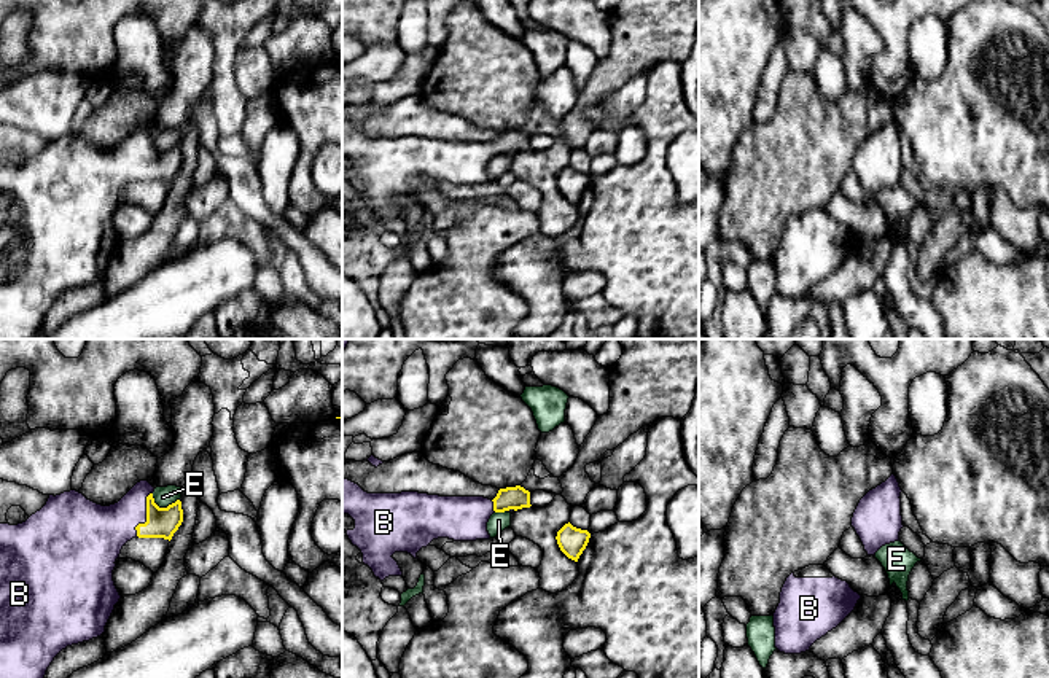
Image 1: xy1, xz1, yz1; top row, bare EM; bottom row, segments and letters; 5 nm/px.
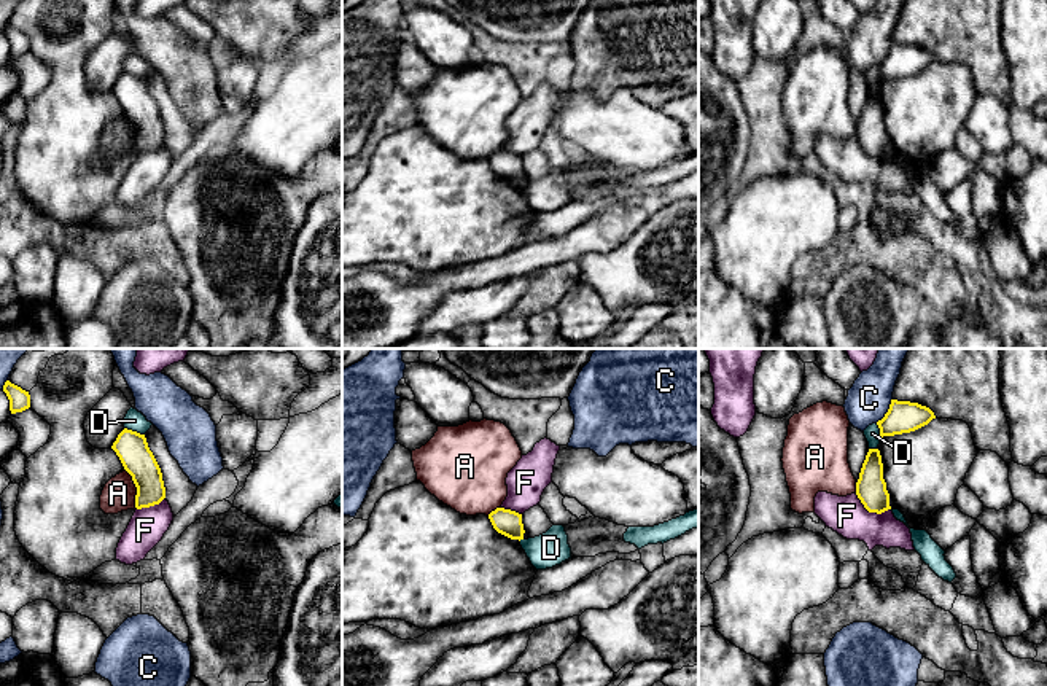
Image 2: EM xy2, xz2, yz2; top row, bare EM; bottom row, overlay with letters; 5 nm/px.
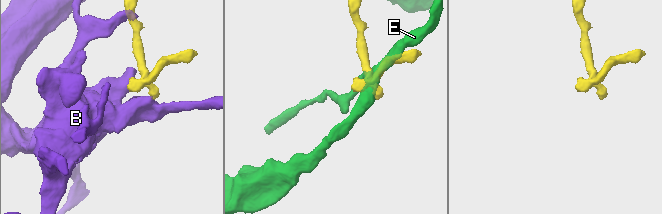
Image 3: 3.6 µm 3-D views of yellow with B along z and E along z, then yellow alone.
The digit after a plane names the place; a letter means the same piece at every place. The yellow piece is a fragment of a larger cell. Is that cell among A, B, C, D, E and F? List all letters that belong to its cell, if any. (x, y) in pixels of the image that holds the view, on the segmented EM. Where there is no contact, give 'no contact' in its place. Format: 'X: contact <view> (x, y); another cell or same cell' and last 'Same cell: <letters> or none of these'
A: contact xy2 (137, 489); another cell
B: contact xy1 (147, 516); same cell
C: contact yz2 (888, 411); another cell
D: contact xy2 (134, 432); another cell
E: contact xy1 (163, 508); another cell
F: contact yz2 (871, 511); another cell
Same cell: B

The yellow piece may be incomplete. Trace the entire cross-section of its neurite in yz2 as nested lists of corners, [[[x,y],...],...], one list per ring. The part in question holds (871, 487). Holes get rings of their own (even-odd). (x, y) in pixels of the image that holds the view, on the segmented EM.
[[[869,449],[866,455],[856,482],[856,495],[869,513],[882,514],[891,509],[878,449]]]

